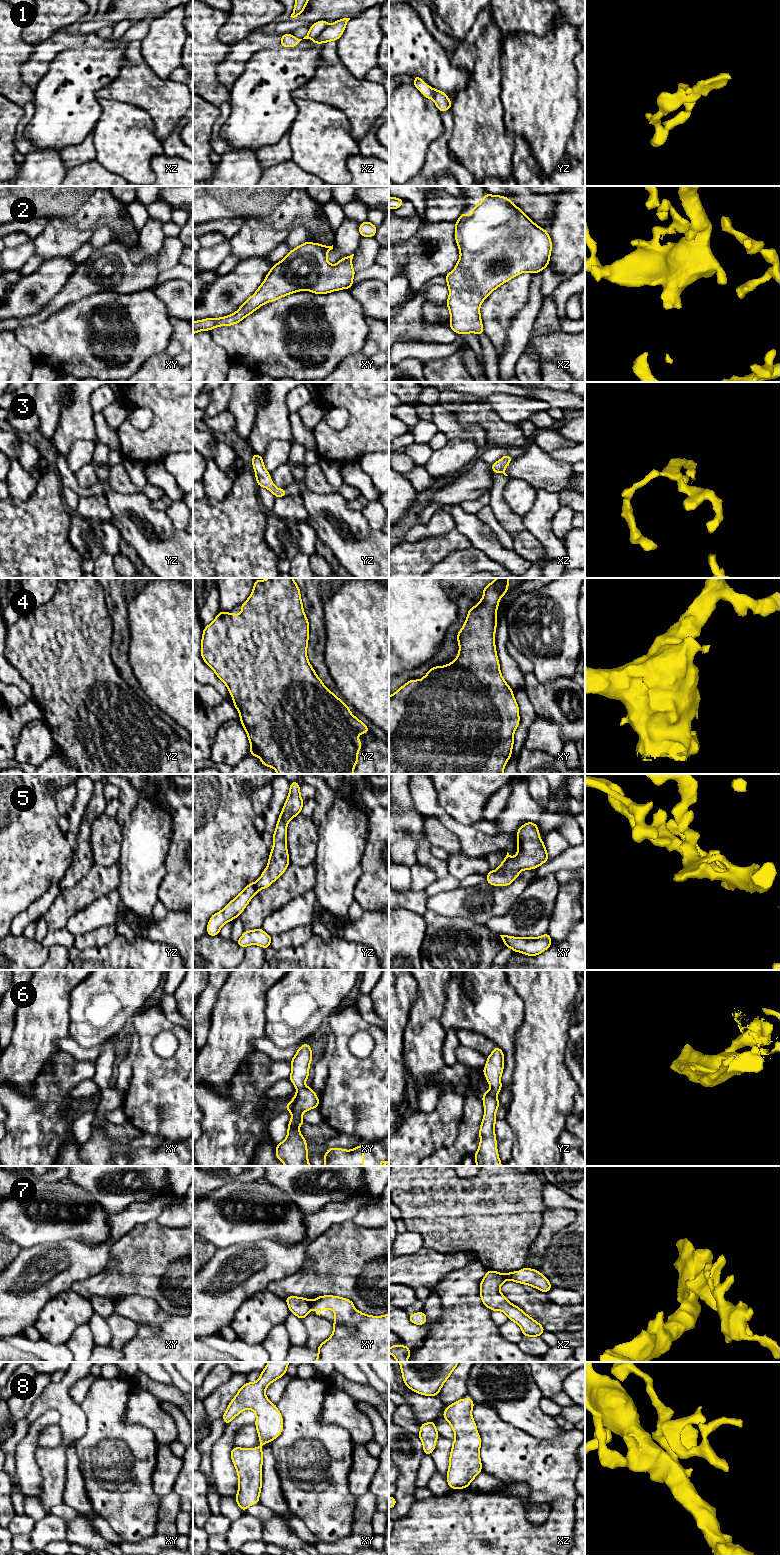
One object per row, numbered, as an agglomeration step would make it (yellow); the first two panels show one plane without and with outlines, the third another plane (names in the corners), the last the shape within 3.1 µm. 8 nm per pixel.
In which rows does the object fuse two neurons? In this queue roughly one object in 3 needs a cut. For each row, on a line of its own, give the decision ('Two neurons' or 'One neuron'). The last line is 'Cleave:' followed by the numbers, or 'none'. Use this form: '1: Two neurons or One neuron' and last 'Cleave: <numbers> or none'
1: Two neurons
2: One neuron
3: Two neurons
4: One neuron
5: One neuron
6: One neuron
7: Two neurons
8: One neuron
Cleave: 1, 3, 7

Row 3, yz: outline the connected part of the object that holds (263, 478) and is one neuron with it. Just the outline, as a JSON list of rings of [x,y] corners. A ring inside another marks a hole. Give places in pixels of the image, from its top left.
[[[253,454],[252,465],[255,471],[257,485],[270,490],[274,486],[274,483],[269,472],[264,467],[263,457],[258,454]]]

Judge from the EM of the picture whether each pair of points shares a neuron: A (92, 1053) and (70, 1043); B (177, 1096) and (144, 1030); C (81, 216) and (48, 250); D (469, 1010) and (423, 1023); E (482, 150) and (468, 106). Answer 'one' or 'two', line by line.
A: one
B: one
C: two
D: two
E: one

